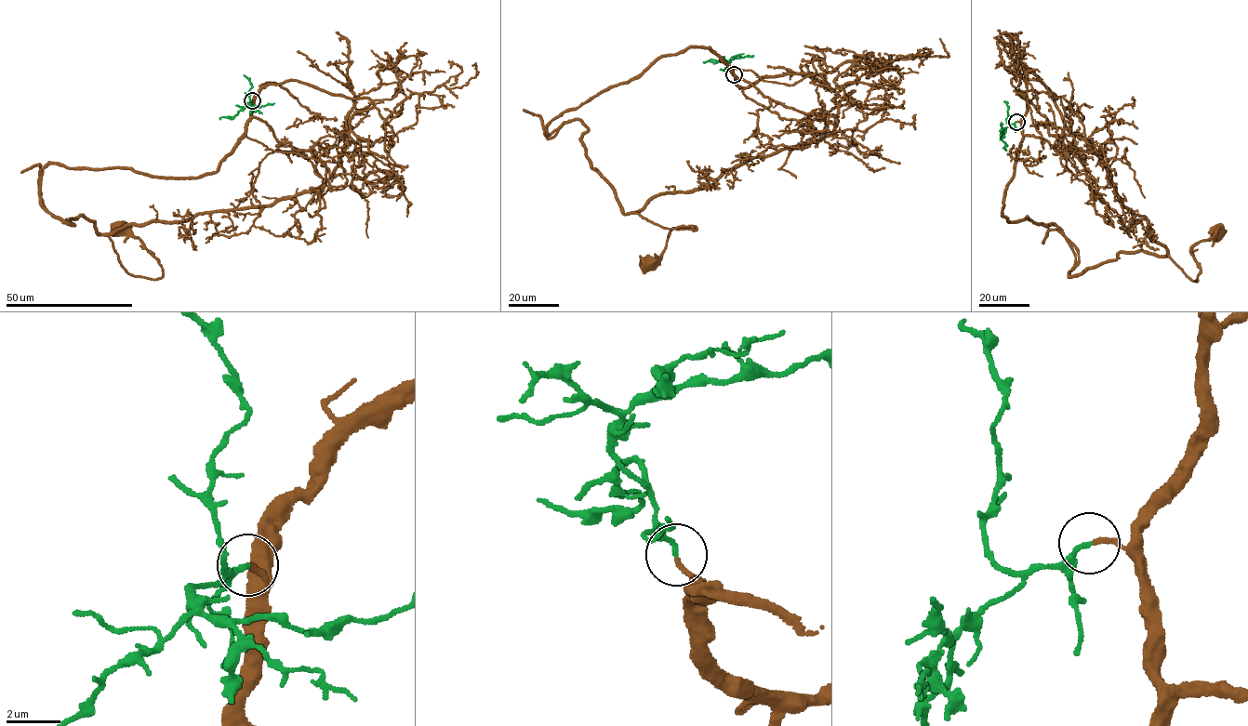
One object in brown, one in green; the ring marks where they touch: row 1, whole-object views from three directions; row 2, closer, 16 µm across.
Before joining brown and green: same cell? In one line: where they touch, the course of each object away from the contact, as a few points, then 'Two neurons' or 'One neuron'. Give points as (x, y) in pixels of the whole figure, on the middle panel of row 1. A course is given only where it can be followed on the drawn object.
Place: (734, 74). Course of brown: (734, 74), (829, 133), (750, 157), (708, 186), (656, 194), (634, 212), (697, 229), (672, 229), (650, 264). Course of green: (734, 74), (724, 59), (718, 61), (710, 59), (704, 63). One neuron

